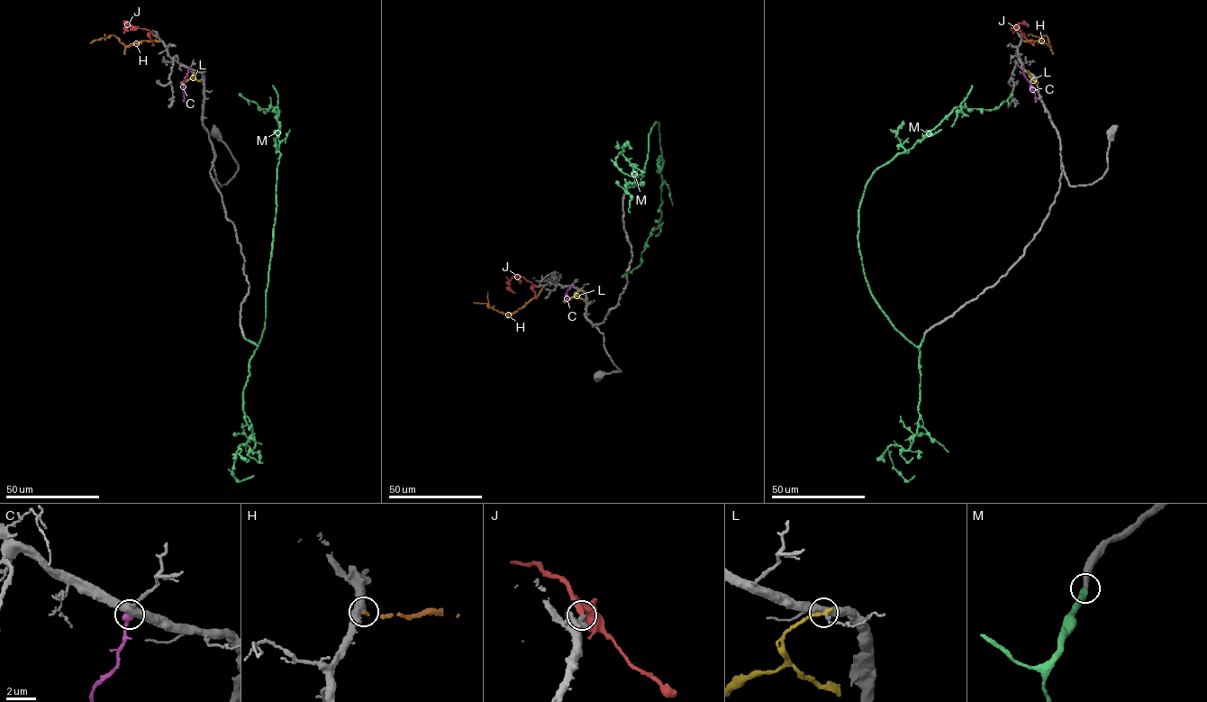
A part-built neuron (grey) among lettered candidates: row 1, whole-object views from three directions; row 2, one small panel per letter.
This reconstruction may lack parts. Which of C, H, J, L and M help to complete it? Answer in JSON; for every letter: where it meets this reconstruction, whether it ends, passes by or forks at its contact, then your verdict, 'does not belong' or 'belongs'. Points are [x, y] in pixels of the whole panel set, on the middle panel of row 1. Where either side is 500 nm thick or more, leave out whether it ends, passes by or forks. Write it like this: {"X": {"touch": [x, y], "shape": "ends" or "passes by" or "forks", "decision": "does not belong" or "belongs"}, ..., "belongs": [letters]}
{"C": {"touch": [571, 287], "shape": "ends", "decision": "does not belong"}, "H": {"touch": [543, 286], "decision": "does not belong"}, "J": {"touch": [536, 287], "shape": "ends", "decision": "does not belong"}, "L": {"touch": [581, 290], "shape": "ends", "decision": "does not belong"}, "M": {"touch": [626, 188], "shape": "ends", "decision": "belongs"}, "belongs": ["M"]}

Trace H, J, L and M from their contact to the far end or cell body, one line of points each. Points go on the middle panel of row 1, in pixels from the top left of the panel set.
H: (543, 286), (537, 296), (512, 313), (503, 314), (485, 303), (474, 302)
J: (536, 287), (522, 277), (513, 277), (508, 287), (515, 293)
L: (581, 290), (563, 301)
M: (626, 188), (639, 184), (648, 135), (658, 123), (661, 217), (648, 238), (640, 263), (621, 277)

